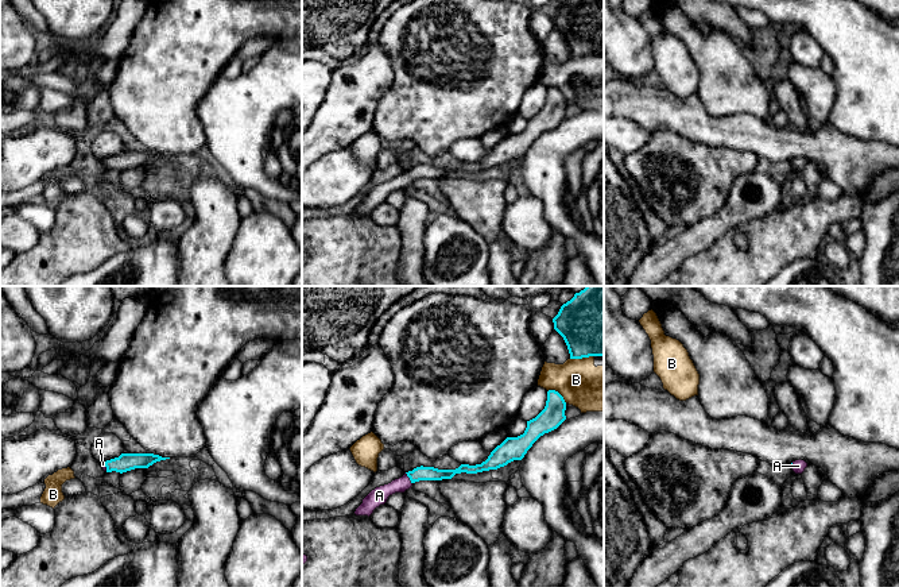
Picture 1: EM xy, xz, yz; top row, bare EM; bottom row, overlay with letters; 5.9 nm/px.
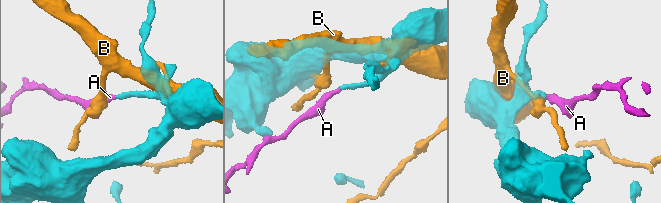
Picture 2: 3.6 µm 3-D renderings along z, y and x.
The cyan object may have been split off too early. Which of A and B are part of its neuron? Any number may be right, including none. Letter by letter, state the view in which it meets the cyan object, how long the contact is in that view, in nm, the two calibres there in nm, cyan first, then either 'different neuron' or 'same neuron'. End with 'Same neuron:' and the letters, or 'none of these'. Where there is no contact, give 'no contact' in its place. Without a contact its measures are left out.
A: contact in xz; length 80 nm; calibres 80 and 100 nm; same neuron
B: contact in xz; length 150 nm; calibres 420 and 280 nm; different neuron
Same neuron: A

